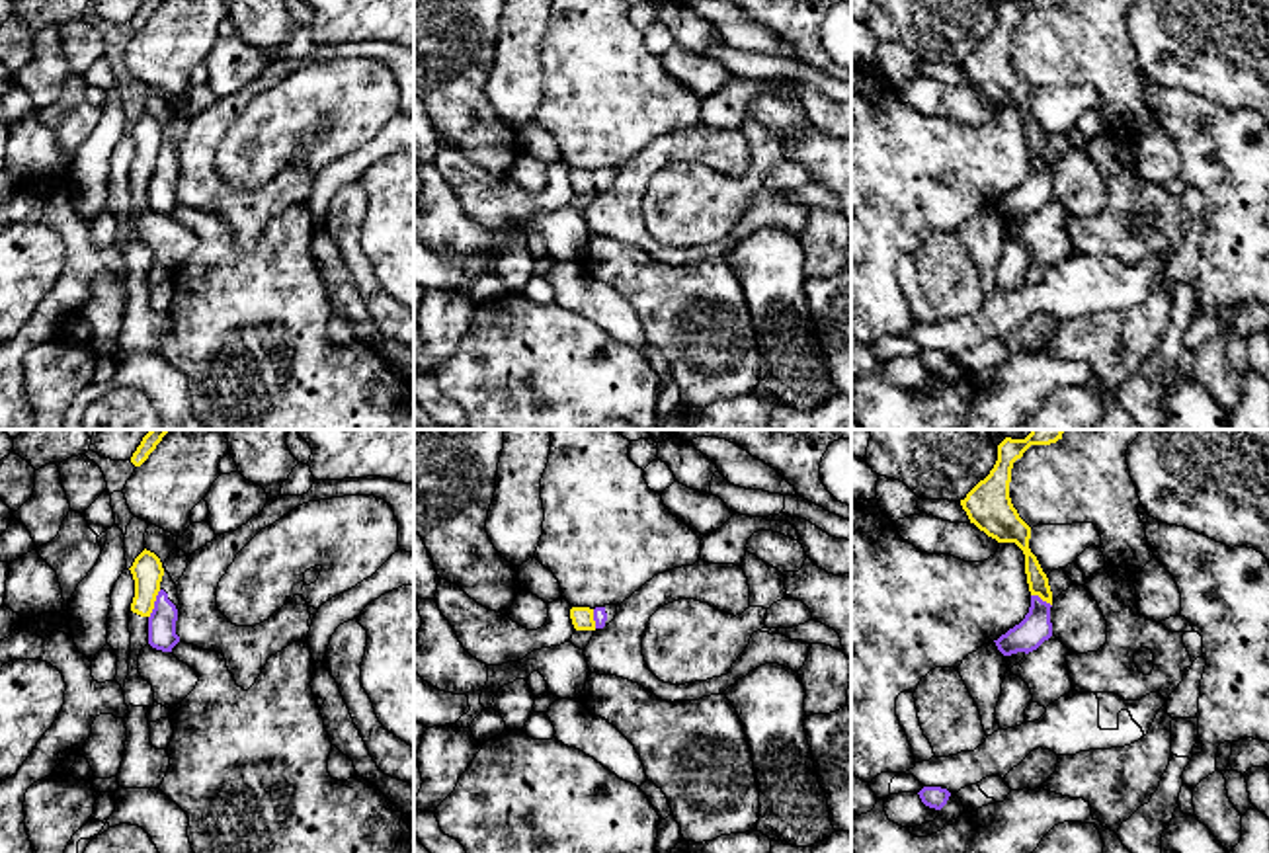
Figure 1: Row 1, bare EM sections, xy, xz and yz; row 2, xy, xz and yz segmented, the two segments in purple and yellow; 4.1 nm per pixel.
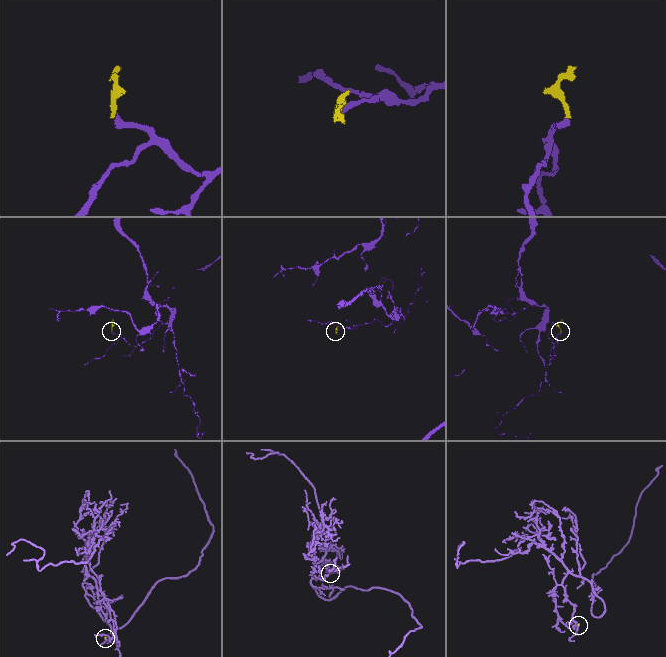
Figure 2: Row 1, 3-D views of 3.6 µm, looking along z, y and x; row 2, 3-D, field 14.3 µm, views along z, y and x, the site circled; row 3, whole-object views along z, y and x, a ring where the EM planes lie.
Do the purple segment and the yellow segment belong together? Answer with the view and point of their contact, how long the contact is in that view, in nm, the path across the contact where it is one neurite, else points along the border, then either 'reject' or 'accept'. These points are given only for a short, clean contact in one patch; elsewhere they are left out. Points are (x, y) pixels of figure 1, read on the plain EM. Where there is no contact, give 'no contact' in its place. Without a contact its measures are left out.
contact xy (155, 166); length 130 nm; border xy (161, 153), (149, 180); reject

